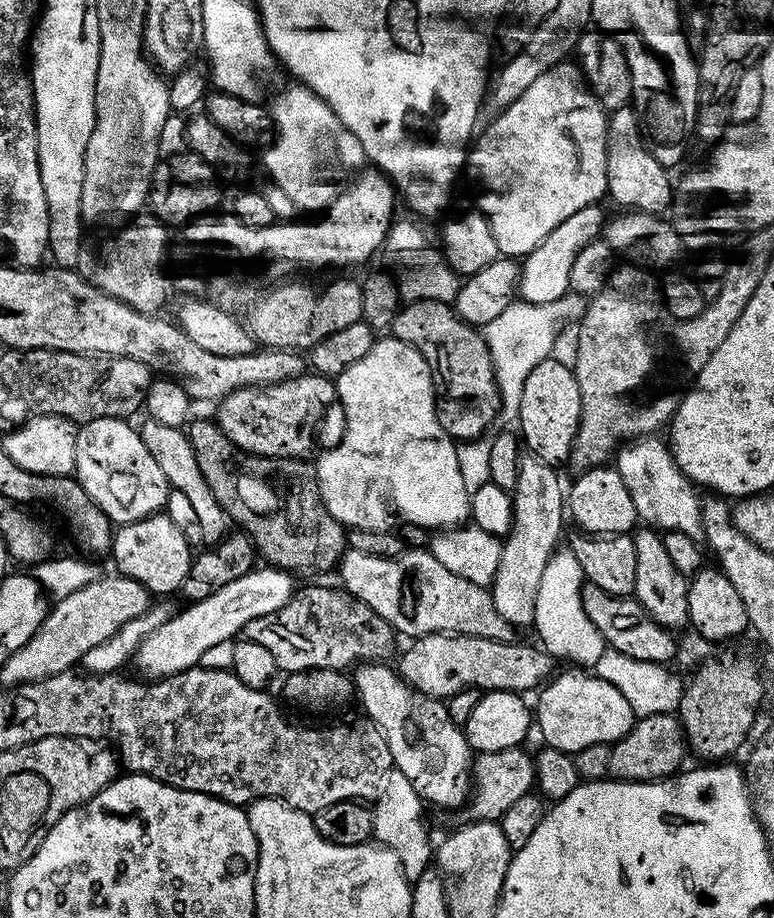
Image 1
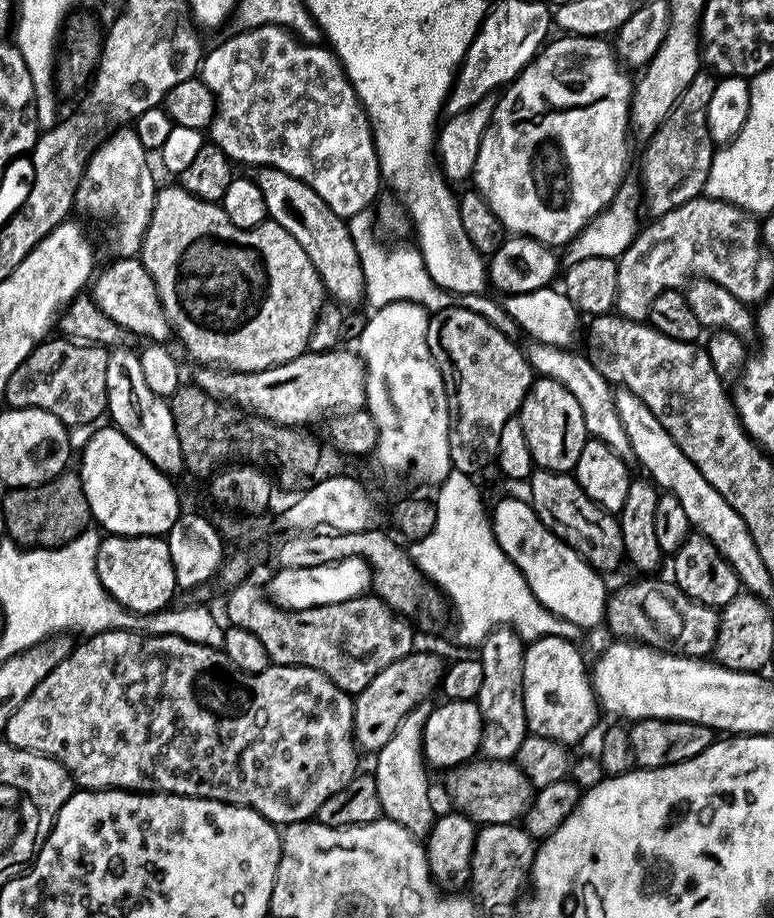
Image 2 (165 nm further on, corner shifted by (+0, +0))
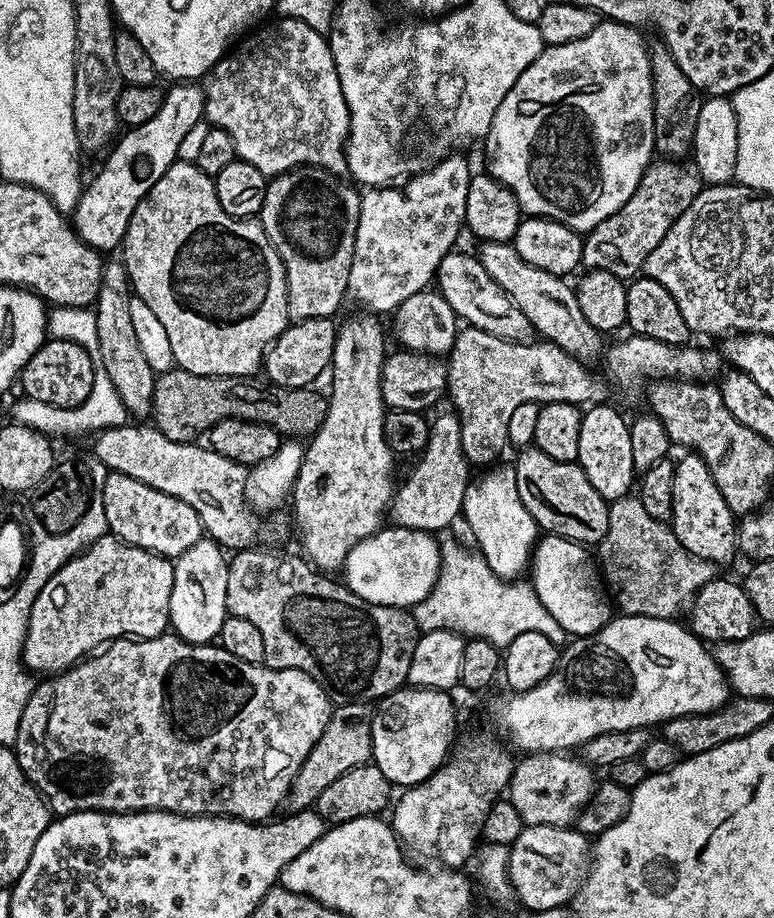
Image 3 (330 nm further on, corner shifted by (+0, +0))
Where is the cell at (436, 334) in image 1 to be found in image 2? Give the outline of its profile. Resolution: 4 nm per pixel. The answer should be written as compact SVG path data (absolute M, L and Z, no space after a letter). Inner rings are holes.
M459 306L438 309L429 315L426 342L430 346L430 354L438 370L444 375L444 389L448 395L448 414L452 417L450 462L457 472L477 474L476 472L482 471L487 464L491 465L495 461L502 426L506 426L506 422L519 413L532 385L534 369L528 363L525 349L519 348L513 337L496 329L482 314Z

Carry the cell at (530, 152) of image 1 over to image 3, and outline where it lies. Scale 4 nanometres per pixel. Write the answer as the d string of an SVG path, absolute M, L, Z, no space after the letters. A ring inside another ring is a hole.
M605 19L586 38L578 38L578 42L566 42L562 46L547 45L544 51L522 70L518 82L510 86L510 94L502 98L502 106L498 106L498 114L494 114L494 122L486 137L488 144L487 171L496 180L500 180L518 198L520 211L524 216L545 216L551 220L570 226L575 232L587 234L598 222L610 218L638 190L638 182L644 180L644 171L654 159L656 152L656 123L654 122L654 86L652 85L652 58L649 45L639 36L637 29L631 24L618 24L614 20Z

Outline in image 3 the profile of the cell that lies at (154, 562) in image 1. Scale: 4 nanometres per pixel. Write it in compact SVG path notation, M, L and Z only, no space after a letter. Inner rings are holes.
M107 534L89 544L79 555L68 560L49 578L34 600L25 632L23 666L33 673L55 674L65 672L73 664L80 663L89 654L108 643L121 638L154 638L169 631L170 590L174 590L173 561L157 552L147 552L117 536Z

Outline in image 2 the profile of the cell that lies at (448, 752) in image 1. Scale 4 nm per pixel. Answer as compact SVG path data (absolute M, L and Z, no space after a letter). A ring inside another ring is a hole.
M473 758L467 764L451 769L447 776L451 807L480 826L516 824L530 806L534 795L534 789L526 774L512 760Z

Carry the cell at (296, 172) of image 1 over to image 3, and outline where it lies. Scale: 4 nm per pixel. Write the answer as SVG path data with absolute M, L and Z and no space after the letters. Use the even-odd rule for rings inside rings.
M280 18L277 21L277 24L260 26L265 28L258 29L253 36L245 35L212 67L203 85L207 123L226 130L234 142L237 157L258 166L266 177L301 166L324 168L335 174L345 173L350 114L326 36L300 20Z

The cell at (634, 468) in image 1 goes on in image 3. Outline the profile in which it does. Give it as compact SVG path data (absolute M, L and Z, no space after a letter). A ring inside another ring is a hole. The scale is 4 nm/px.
M460 251L448 252L438 266L435 283L438 285L440 295L446 298L446 302L450 302L457 317L465 325L478 330L486 330L486 334L494 334L503 340L527 341L528 332L533 331L533 326L526 318L526 314L522 314L518 306L514 306L506 290L502 290L502 286L498 286L494 278L490 278L490 274L475 255L467 256L466 253Z

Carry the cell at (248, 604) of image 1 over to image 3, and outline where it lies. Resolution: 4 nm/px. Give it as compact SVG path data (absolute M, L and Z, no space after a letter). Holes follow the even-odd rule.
M384 526L372 536L358 541L346 554L342 582L366 602L411 610L436 586L439 570L440 544L433 533Z

